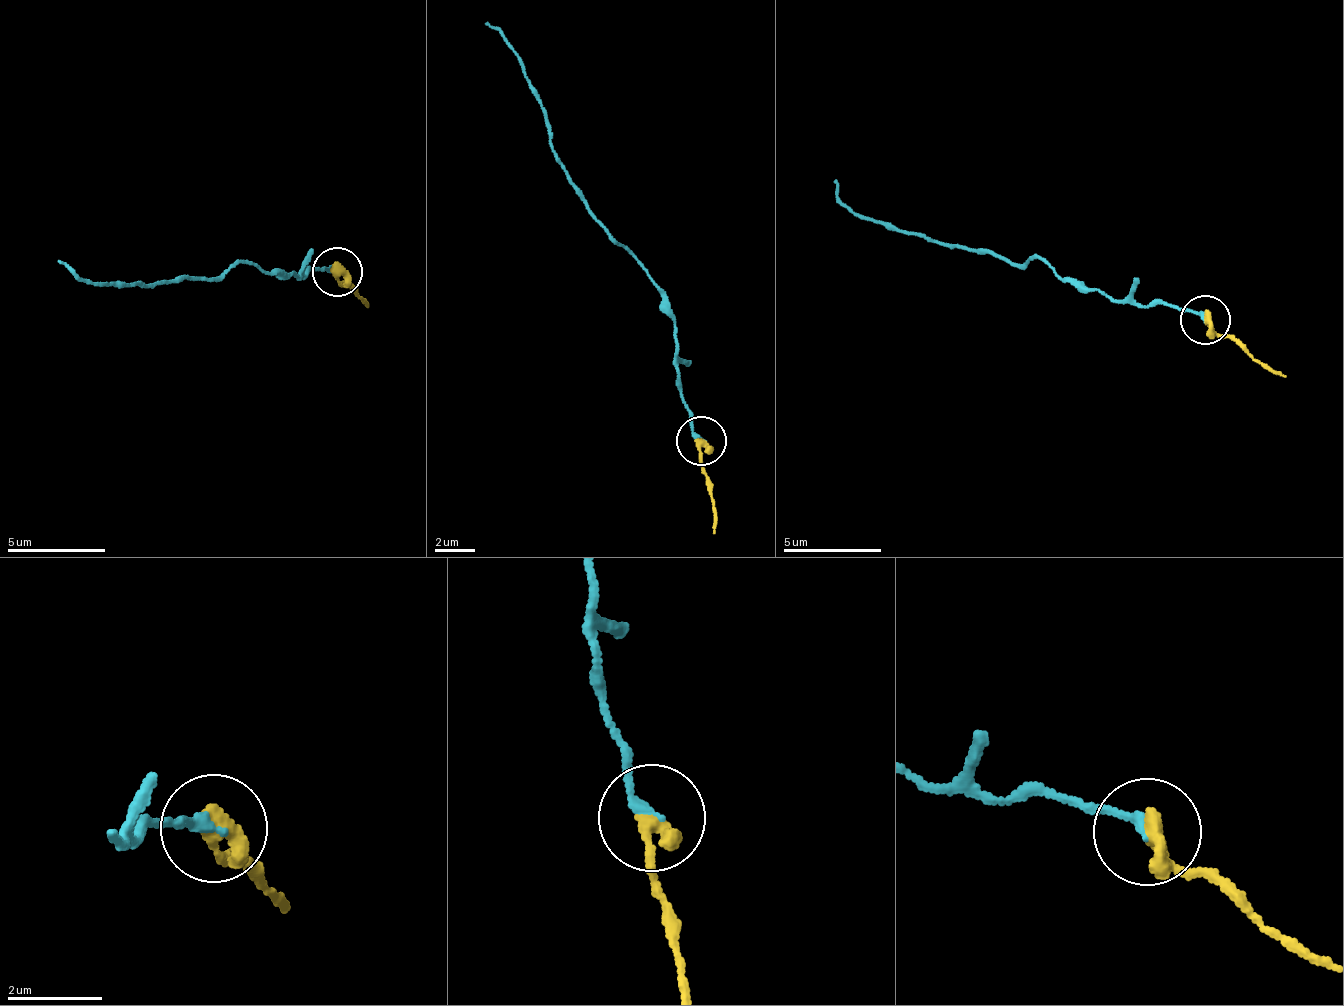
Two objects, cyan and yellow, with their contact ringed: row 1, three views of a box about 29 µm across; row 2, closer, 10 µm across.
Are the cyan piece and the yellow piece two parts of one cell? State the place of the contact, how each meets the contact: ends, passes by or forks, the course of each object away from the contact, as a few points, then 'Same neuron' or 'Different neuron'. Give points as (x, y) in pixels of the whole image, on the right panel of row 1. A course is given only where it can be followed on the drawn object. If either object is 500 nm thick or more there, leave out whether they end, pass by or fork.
Place: (1205, 319). At the ring cyan ends. At the ring yellow ends. Course of cyan: (1204, 320), (1167, 306), (1109, 303), (1072, 286), (1046, 260), (1024, 265), (866, 222), (835, 195), (837, 178). Course of yellow: (1204, 320), (1285, 375). Same neuron

